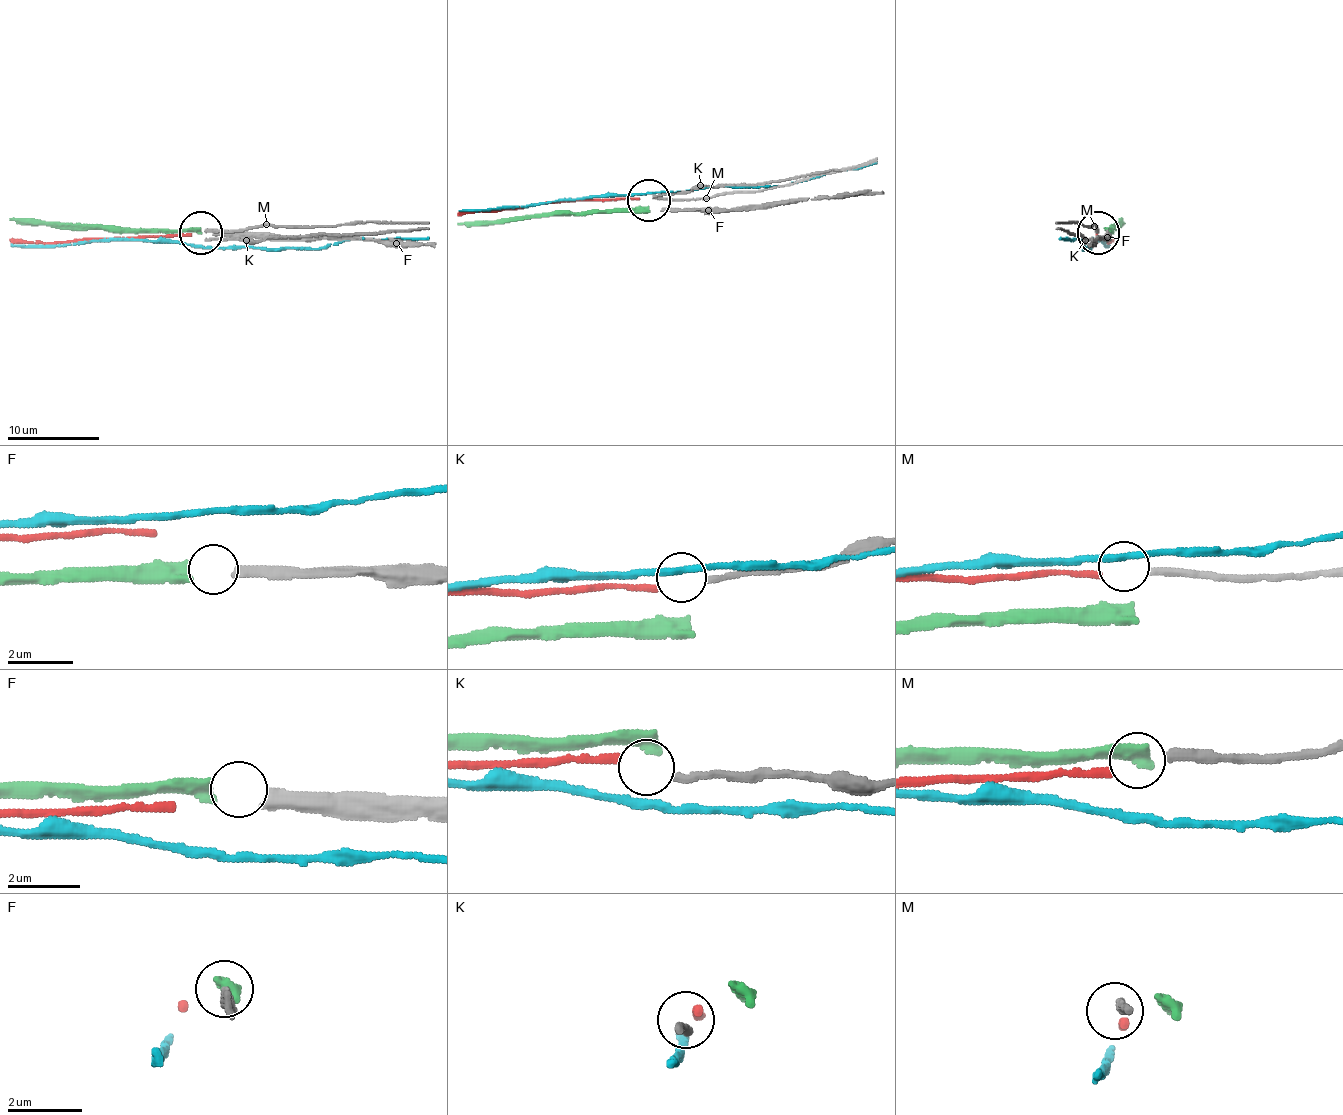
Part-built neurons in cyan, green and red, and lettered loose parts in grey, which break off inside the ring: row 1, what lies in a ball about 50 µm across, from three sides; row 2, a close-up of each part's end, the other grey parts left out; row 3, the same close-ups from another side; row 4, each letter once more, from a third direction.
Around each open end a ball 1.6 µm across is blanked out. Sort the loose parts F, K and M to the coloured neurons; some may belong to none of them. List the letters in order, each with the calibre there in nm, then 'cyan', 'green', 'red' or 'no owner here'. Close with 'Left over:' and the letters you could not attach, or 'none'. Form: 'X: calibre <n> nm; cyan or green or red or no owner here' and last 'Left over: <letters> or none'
F: calibre 360 nm; green
K: calibre 190 nm; no owner here
M: calibre 280 nm; red
Left over: K

